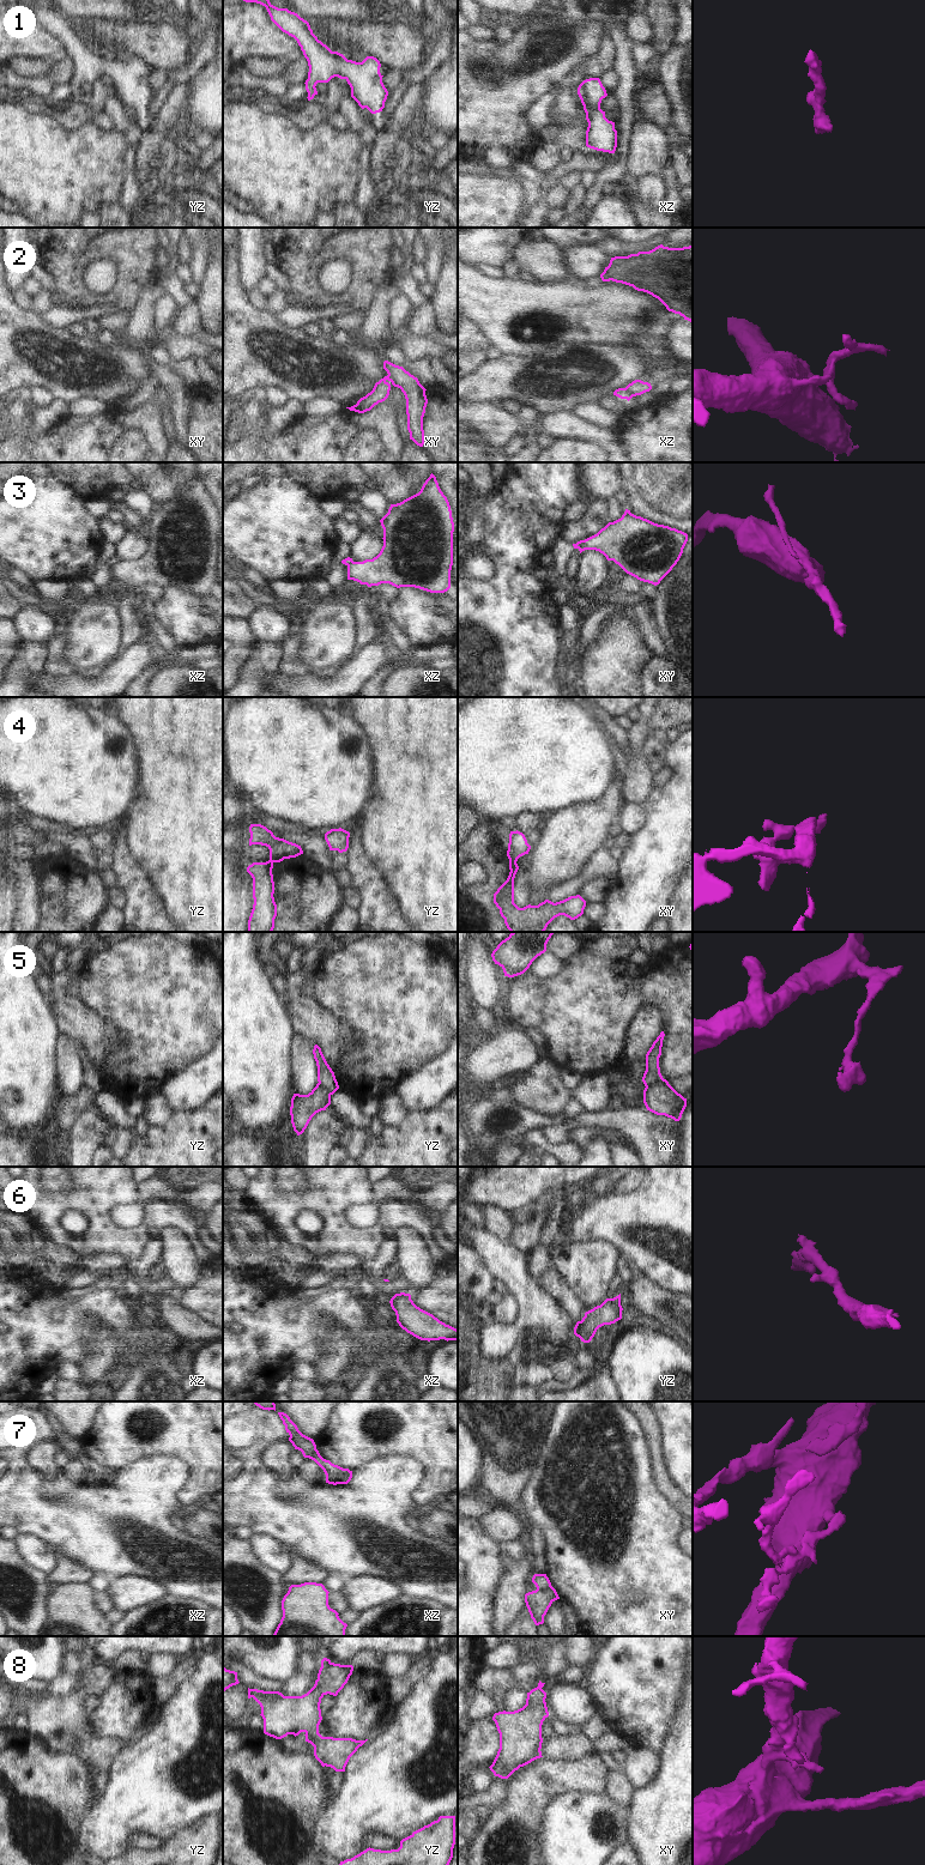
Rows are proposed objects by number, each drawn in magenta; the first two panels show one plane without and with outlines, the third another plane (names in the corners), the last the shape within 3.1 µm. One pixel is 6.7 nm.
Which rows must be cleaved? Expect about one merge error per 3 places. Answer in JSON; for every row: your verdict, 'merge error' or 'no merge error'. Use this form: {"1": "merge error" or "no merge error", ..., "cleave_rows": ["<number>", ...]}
{"1": "no merge error", "2": "merge error", "3": "merge error", "4": "merge error", "5": "merge error", "6": "no merge error", "7": "merge error", "8": "no merge error", "cleave_rows": ["2", "3", "4", "5", "7"]}

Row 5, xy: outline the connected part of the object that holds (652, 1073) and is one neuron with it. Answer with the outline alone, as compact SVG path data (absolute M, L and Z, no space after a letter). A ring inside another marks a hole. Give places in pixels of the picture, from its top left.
M661 1031L646 1054L646 1071L642 1077L645 1086L651 1085L659 1079L663 1079L659 1067L659 1058L661 1055L664 1036L665 1034L664 1031Z

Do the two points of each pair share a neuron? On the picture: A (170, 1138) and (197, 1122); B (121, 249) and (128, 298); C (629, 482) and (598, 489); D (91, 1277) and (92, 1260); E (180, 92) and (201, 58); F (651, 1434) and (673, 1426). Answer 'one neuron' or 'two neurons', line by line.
A: one neuron
B: one neuron
C: two neurons
D: two neurons
E: two neurons
F: two neurons

